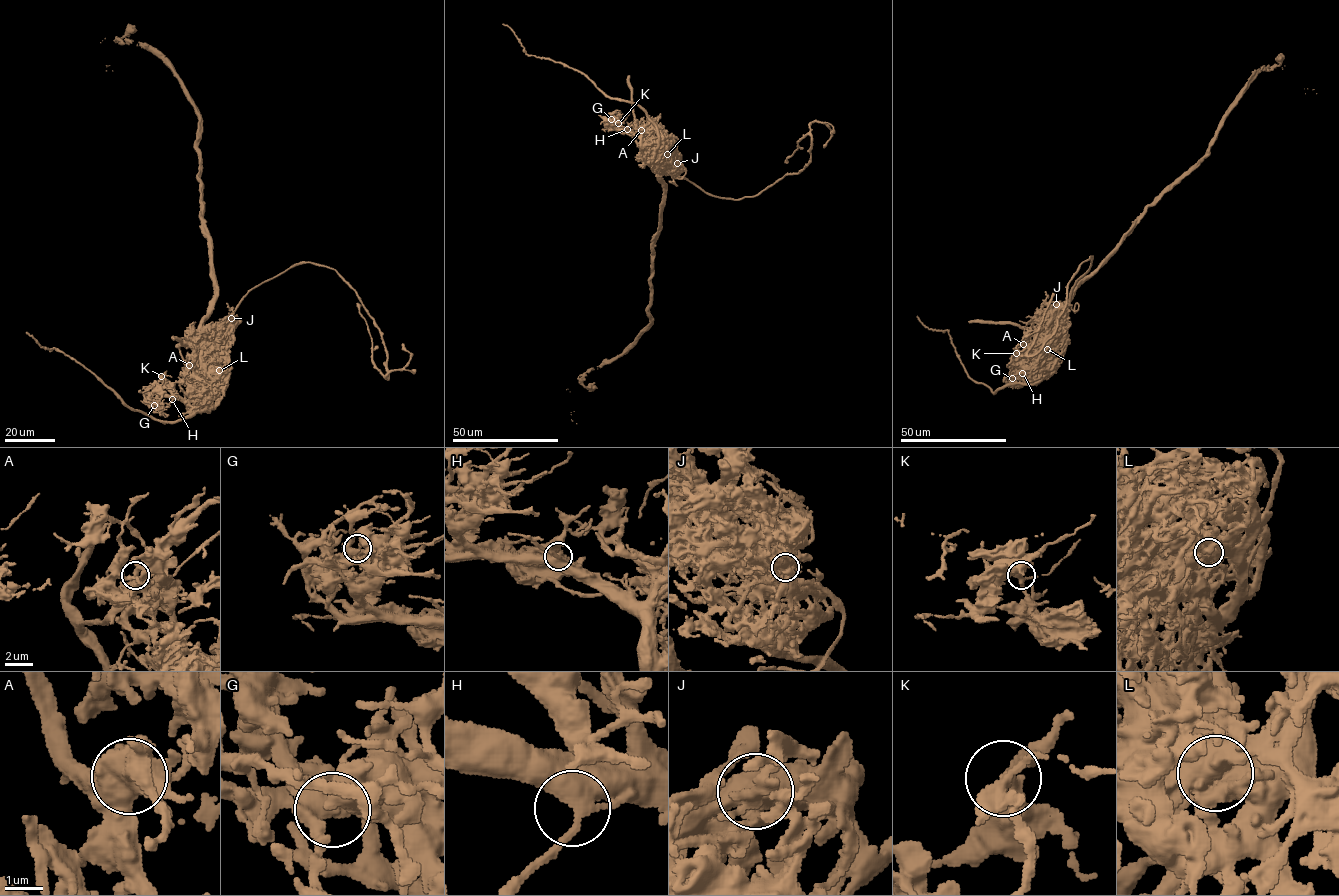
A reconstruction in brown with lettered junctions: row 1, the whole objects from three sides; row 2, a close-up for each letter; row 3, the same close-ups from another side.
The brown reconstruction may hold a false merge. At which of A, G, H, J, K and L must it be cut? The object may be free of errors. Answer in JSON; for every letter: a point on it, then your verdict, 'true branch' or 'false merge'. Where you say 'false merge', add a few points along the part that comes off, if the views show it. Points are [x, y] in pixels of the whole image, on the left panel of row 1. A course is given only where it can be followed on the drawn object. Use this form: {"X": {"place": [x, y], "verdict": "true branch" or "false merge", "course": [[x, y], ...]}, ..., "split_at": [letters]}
{"A": {"place": [189, 365], "verdict": "true branch"}, "G": {"place": [154, 405], "verdict": "true branch"}, "H": {"place": [172, 399], "verdict": "true branch"}, "J": {"place": [231, 318], "verdict": "true branch"}, "K": {"place": [161, 376], "verdict": "true branch"}, "L": {"place": [219, 370], "verdict": "false merge", "course": [[219, 370], [217, 341], [241, 299], [307, 262], [332, 268], [355, 291], [381, 336], [387, 378], [357, 303]]}, "split_at": ["L"]}

